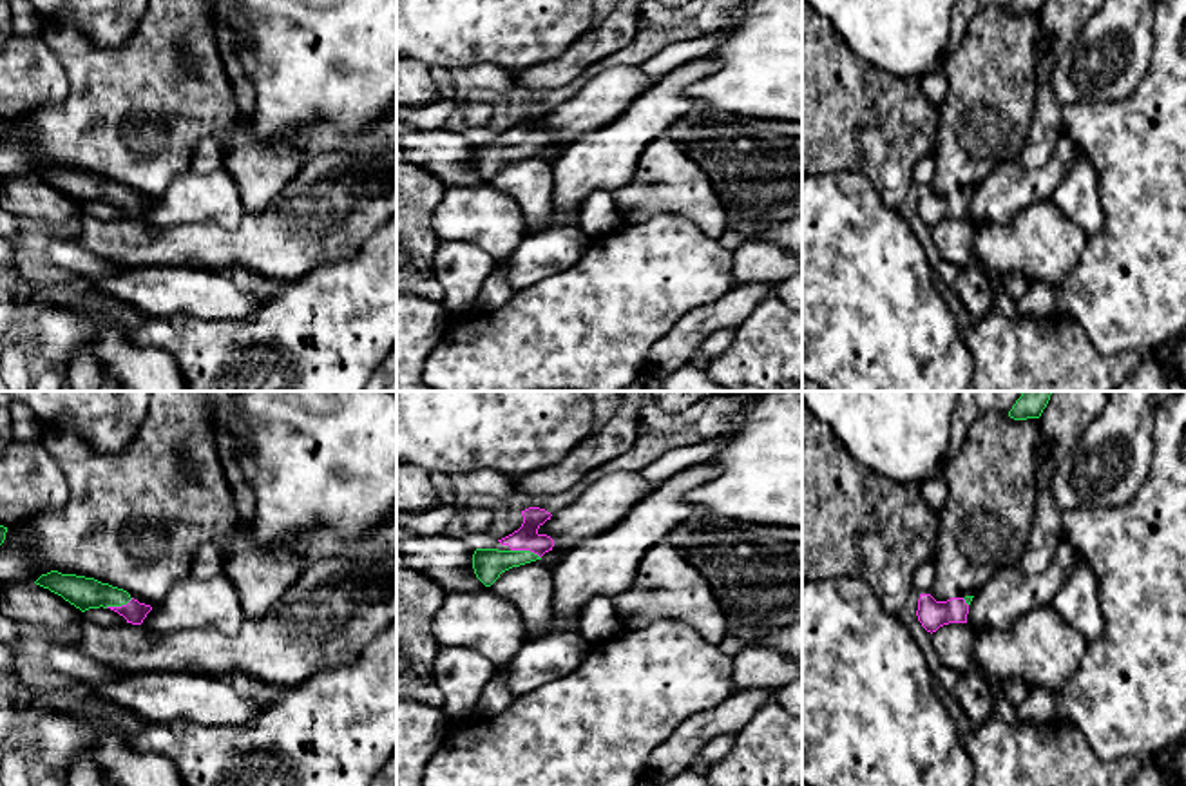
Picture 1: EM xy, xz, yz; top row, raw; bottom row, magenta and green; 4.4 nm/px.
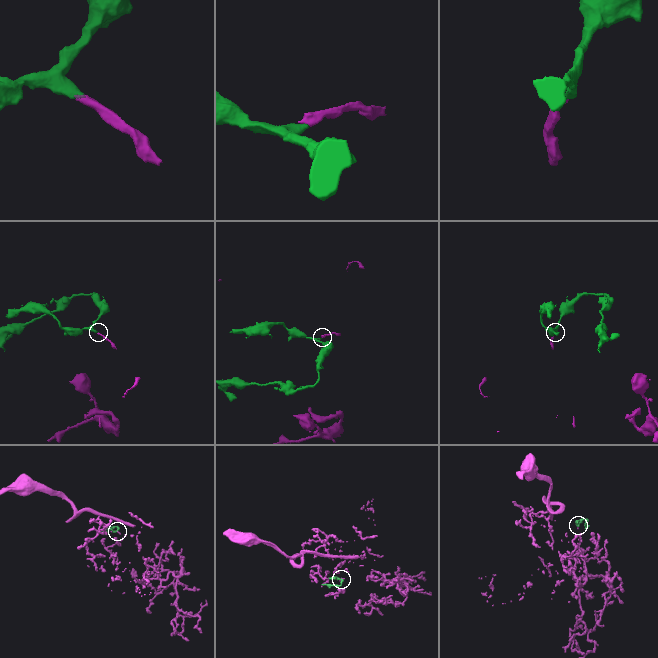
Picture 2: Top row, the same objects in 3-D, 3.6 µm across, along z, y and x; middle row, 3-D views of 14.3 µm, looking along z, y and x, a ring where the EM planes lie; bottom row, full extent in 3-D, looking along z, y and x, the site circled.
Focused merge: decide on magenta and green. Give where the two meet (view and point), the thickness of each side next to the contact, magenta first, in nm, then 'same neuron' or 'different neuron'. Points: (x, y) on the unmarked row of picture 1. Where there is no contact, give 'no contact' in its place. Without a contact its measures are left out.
xz (526, 143) | 110/140 nm | same neuron

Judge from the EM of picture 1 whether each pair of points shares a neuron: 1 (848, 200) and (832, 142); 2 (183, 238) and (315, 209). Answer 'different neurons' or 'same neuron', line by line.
1: different neurons
2: same neuron

